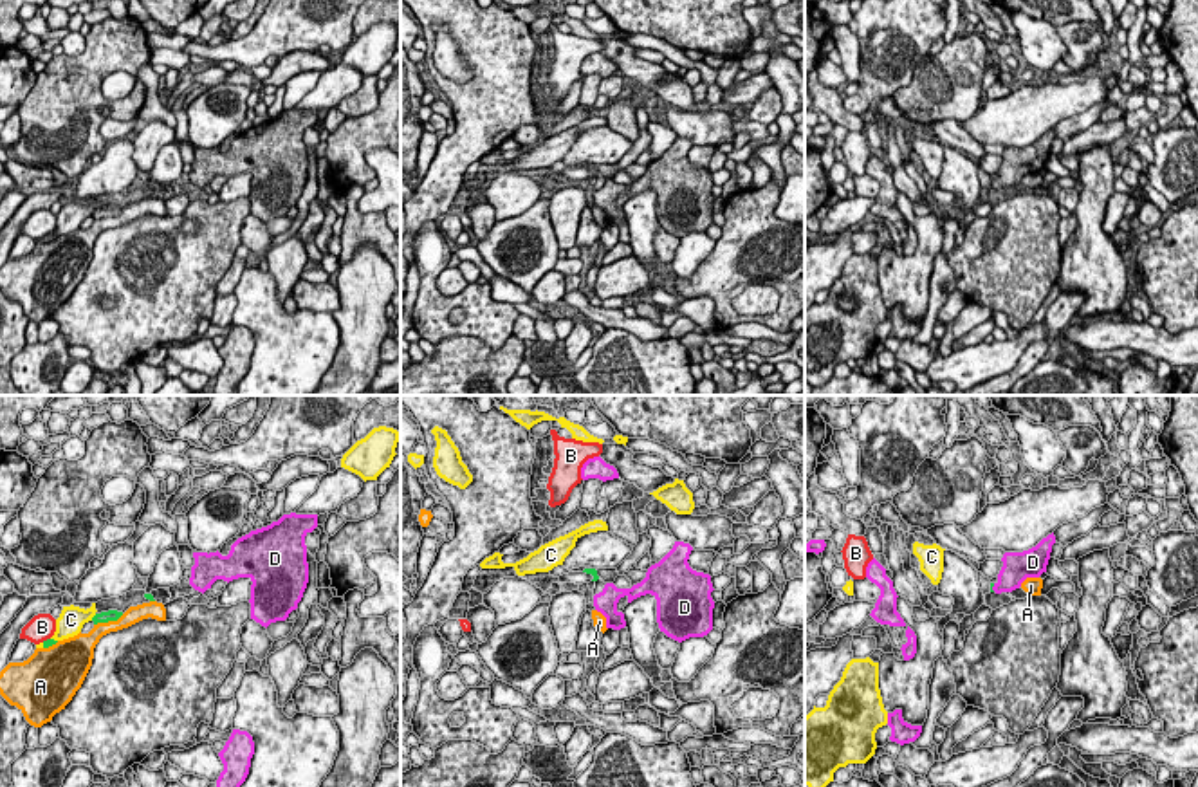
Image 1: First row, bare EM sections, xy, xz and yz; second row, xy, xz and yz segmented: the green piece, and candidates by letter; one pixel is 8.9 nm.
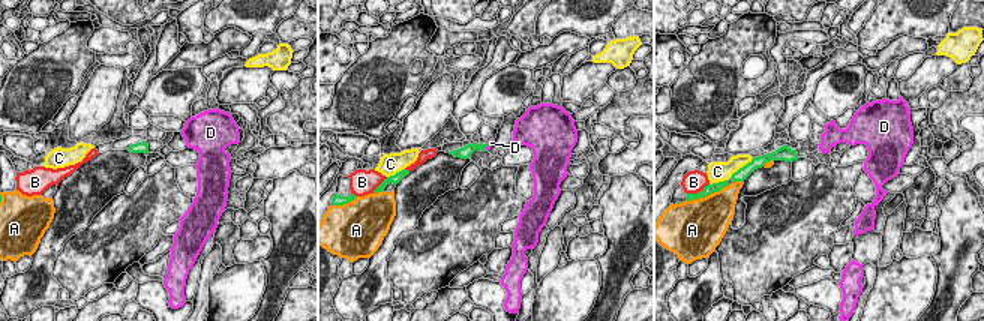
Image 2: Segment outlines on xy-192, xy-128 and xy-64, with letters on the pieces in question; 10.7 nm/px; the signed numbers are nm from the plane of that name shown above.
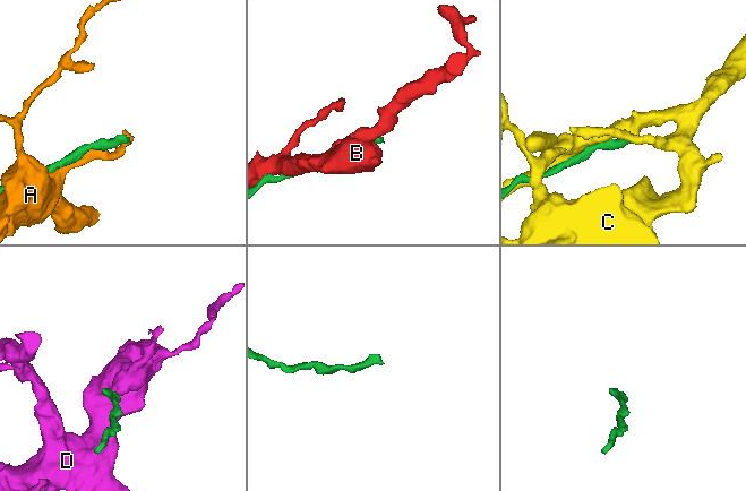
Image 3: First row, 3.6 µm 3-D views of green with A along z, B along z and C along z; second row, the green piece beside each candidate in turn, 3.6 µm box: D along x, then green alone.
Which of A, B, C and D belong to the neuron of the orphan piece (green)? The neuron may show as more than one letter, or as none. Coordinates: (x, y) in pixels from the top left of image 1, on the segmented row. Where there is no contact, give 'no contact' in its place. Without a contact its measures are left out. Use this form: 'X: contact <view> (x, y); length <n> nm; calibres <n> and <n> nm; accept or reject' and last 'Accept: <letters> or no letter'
A: contact xy (109, 620); length 280 nm; calibres 100 and 160 nm; reject
B: contact xy (47, 639); length 90 nm; calibres 70 and 240 nm; reject
C: contact xy (92, 618); length 80 nm; calibres 100 and 240 nm; reject
D: contact yz (993, 585); length 80 nm; calibres 30 and 240 nm; accept
Accept: D

